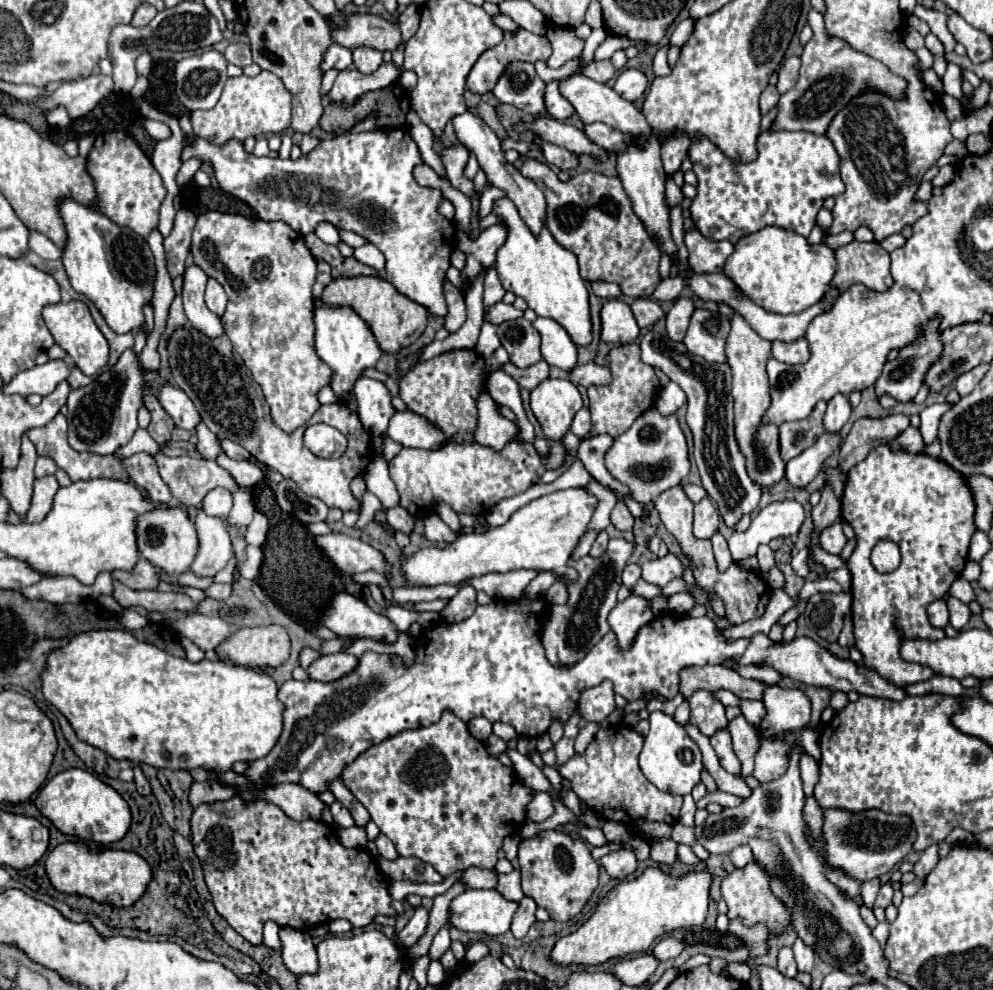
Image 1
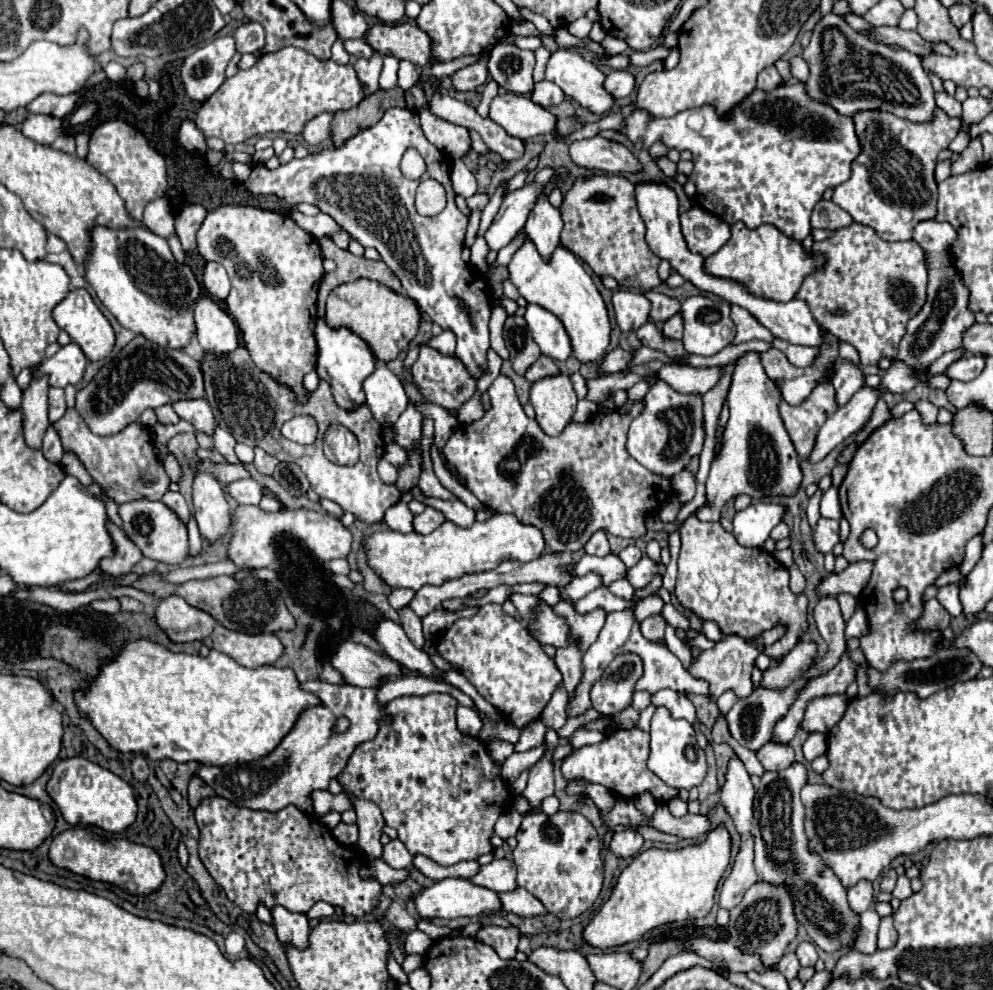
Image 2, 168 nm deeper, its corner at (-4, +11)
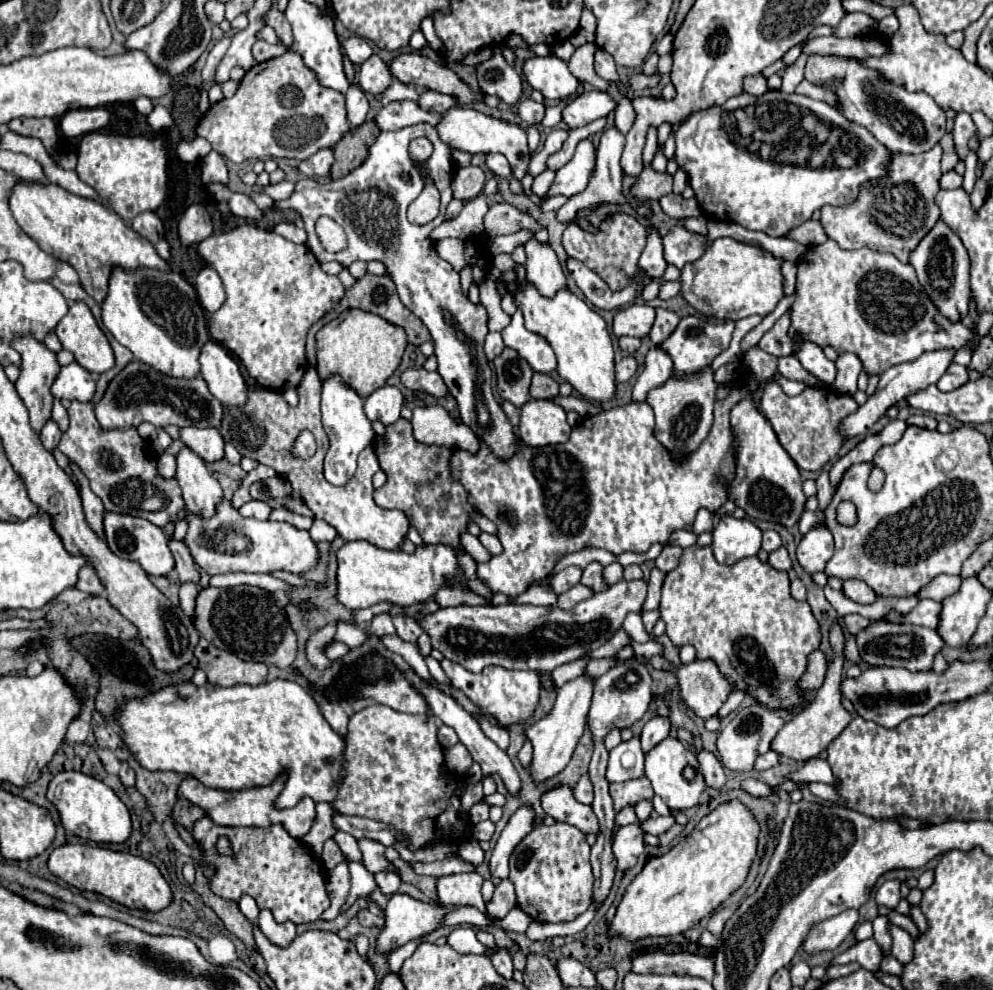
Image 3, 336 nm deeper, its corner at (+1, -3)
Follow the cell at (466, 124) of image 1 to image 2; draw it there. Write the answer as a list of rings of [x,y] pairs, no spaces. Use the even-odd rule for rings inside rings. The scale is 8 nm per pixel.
[[[542,196],[536,208],[530,212],[524,230],[528,238],[534,242],[540,256],[544,256],[544,260],[550,260],[552,252],[560,246],[562,218],[560,212],[554,206],[550,206],[546,196]]]

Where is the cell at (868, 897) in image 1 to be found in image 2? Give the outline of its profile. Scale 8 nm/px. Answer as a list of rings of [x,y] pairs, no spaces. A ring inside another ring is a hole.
[[[858,882],[848,890],[848,904],[852,912],[862,914],[872,906],[872,882]]]

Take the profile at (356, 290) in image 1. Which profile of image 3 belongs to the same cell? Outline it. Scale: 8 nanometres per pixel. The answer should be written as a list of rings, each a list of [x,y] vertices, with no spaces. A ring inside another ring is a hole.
[[[349,308],[317,332],[319,378],[323,380],[327,374],[339,374],[349,386],[355,386],[355,390],[359,390],[359,396],[367,398],[371,390],[383,386],[387,378],[397,370],[405,348],[407,334],[401,326],[395,326],[373,312]]]

